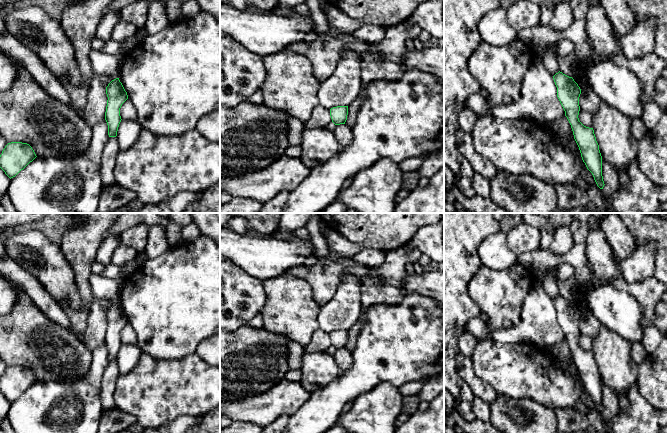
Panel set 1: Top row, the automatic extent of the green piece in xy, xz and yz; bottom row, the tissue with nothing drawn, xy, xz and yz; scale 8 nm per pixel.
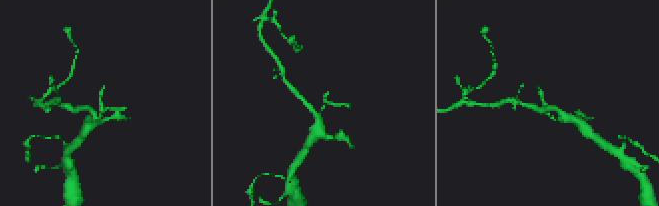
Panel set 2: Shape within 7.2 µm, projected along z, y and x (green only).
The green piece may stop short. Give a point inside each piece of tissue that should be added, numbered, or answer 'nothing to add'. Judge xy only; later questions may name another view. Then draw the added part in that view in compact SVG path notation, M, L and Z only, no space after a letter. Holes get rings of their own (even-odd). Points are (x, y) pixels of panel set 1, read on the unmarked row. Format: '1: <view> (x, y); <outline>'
nothing to add

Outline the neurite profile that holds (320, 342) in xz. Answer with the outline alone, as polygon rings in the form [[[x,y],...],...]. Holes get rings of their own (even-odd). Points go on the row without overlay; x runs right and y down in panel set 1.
[[[318,329],[304,349],[309,352],[326,352],[330,346],[332,346],[330,334]]]

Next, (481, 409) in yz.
[[[474,397],[472,401],[472,406],[473,406],[473,412],[476,416],[477,421],[490,423],[491,408],[489,403],[483,401],[478,397]]]

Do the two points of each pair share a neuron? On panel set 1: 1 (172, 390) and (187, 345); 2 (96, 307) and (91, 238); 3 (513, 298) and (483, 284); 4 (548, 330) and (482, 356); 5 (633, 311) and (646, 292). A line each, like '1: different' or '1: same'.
1: different
2: different
3: same
4: different
5: different

